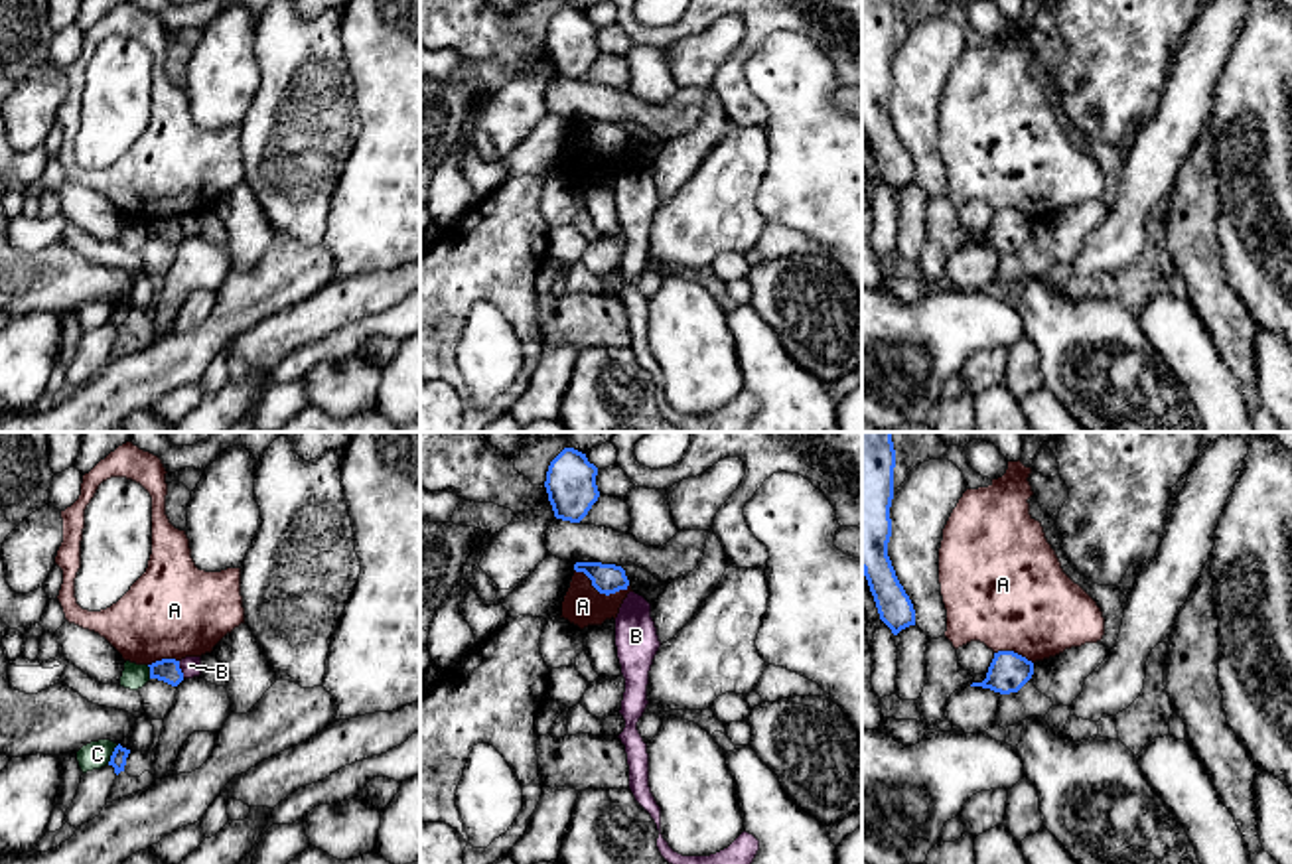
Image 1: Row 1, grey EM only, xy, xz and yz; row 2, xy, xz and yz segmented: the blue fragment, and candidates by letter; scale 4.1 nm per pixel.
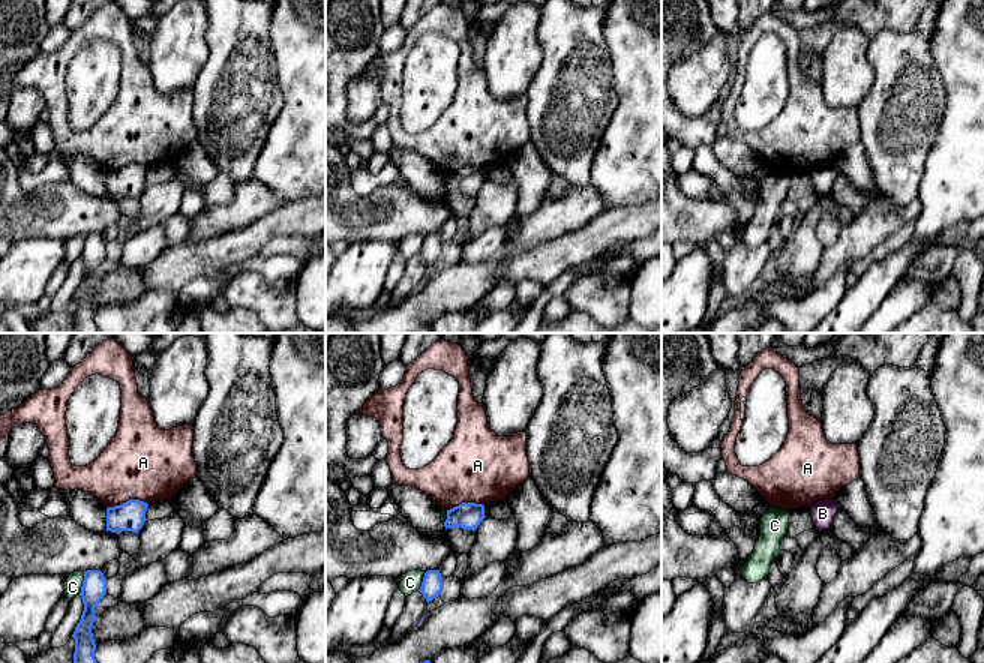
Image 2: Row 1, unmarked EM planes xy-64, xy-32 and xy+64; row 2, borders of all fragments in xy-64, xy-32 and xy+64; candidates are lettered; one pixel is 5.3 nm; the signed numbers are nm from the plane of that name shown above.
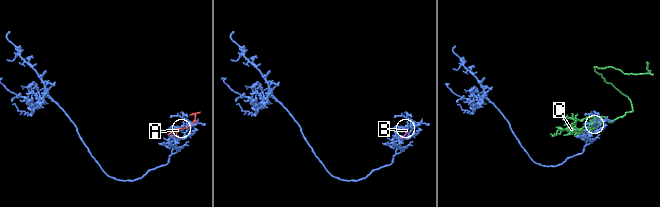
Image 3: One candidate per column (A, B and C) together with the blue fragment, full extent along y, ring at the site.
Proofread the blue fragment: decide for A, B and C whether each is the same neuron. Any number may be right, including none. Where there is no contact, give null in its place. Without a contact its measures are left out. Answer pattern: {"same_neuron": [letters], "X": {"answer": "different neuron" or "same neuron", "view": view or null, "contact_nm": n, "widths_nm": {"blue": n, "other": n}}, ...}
{"same_neuron": [], "A": {"answer": "different neuron", "view": "xz", "contact_nm": 240, "widths_nm": {"blue": 130, "other": 160}}, "B": {"answer": "different neuron", "view": "xy", "contact_nm": 80, "widths_nm": {"blue": 100, "other": 80}}, "C": {"answer": "different neuron", "view": "xy", "contact_nm": 100, "widths_nm": {"blue": 70, "other": 110}}}

